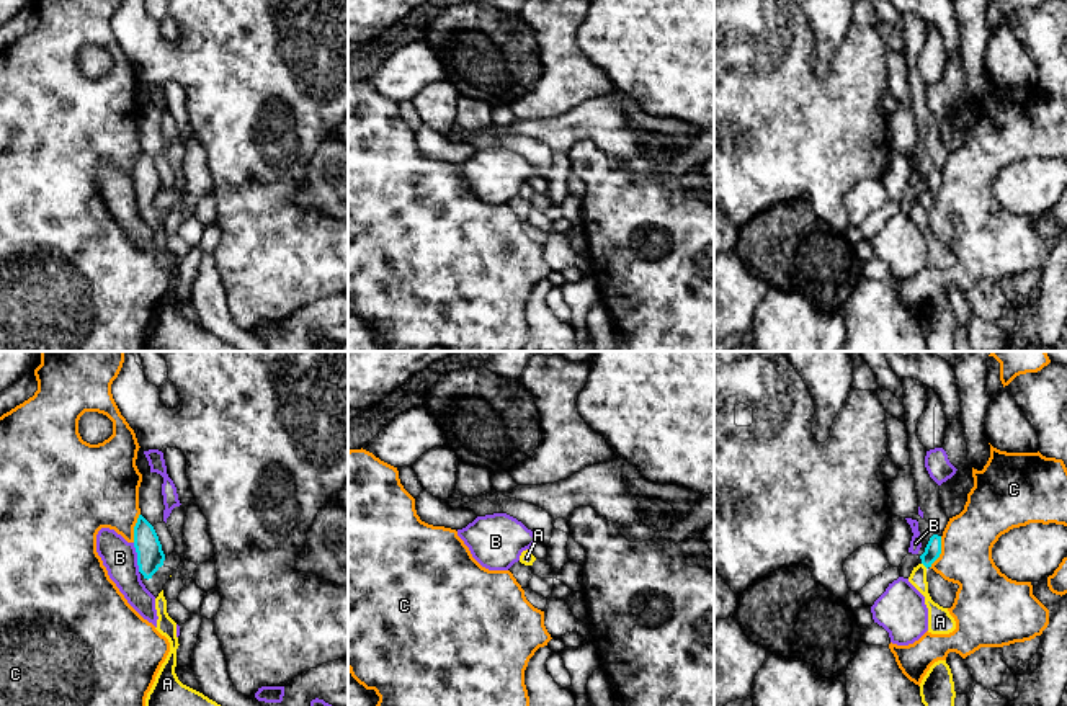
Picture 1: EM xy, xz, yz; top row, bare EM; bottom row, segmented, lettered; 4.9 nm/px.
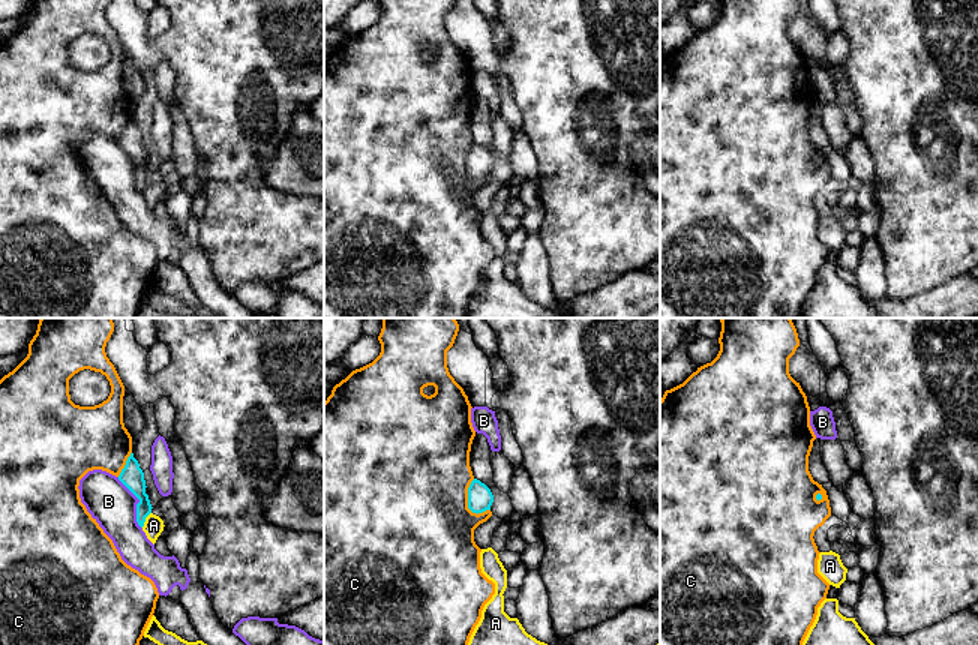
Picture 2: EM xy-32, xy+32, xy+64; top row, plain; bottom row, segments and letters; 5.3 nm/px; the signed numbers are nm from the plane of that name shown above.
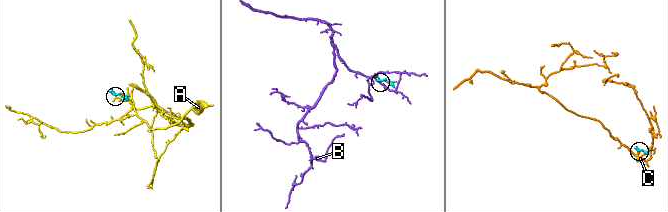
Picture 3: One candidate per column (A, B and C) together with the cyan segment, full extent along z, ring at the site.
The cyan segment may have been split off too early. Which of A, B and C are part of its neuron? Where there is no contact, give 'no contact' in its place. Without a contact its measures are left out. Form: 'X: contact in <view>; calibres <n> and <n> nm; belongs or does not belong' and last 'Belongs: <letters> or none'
A: contact in yz; calibres 80 and 100 nm; does not belong
B: contact in xy; calibres 130 and 170 nm; does not belong
C: contact in yz; calibres 80 and 260 nm; does not belong
Belongs: none

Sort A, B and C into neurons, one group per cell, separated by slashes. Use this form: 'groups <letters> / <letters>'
groups A / B / C

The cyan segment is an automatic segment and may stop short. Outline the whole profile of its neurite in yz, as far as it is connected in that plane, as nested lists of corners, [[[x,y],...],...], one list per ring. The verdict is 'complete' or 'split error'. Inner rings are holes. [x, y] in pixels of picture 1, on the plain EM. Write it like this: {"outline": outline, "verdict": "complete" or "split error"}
{"outline": [[[933,168],[925,181],[925,186],[920,190],[922,198],[928,203],[941,188],[941,170]]], "verdict": "complete"}

